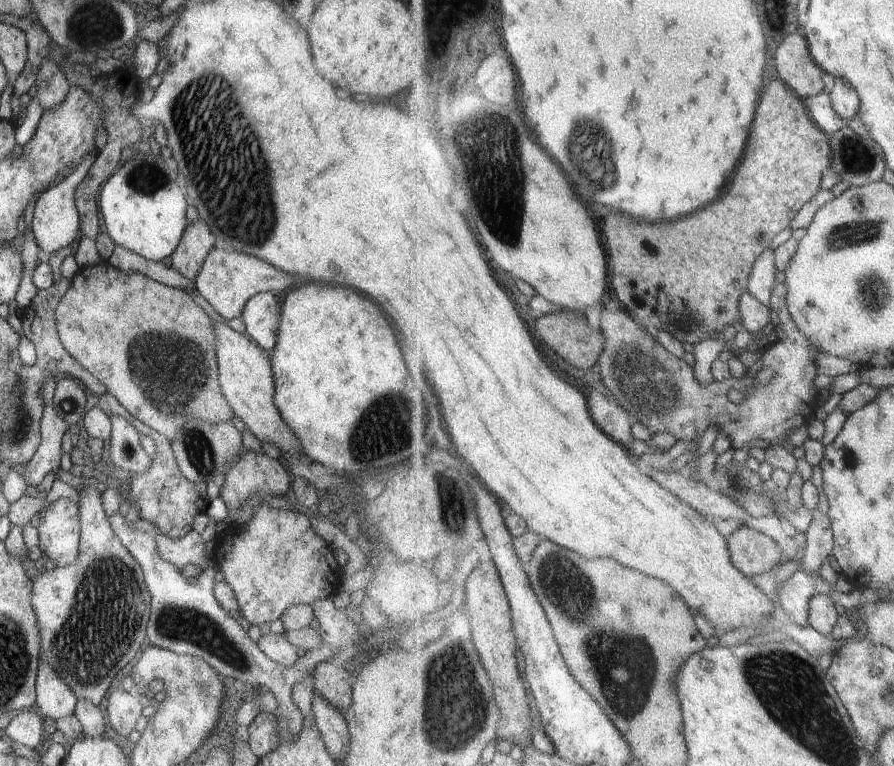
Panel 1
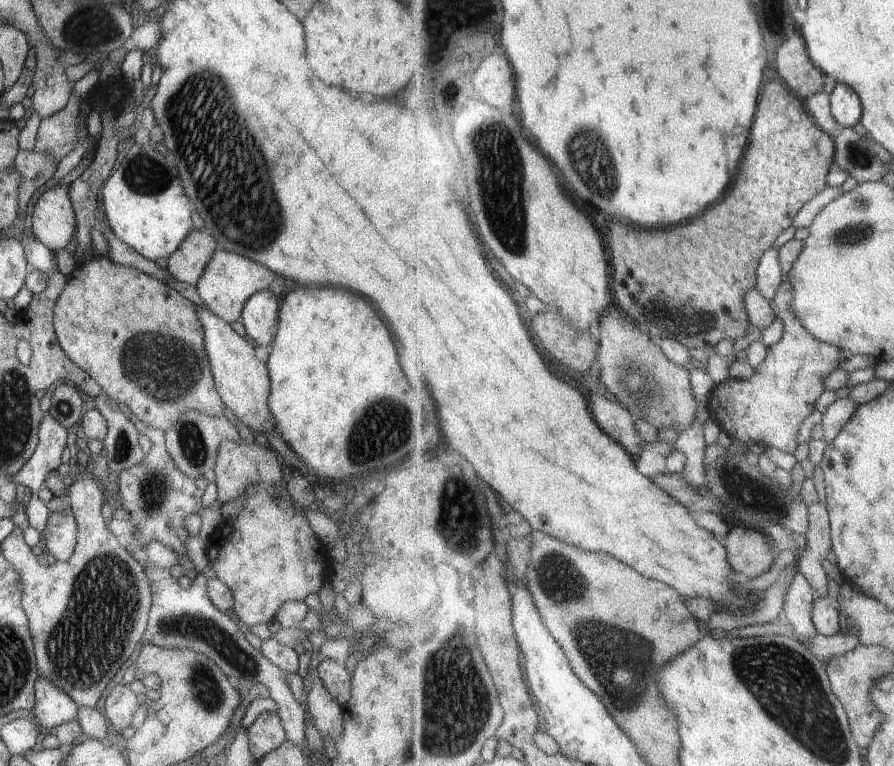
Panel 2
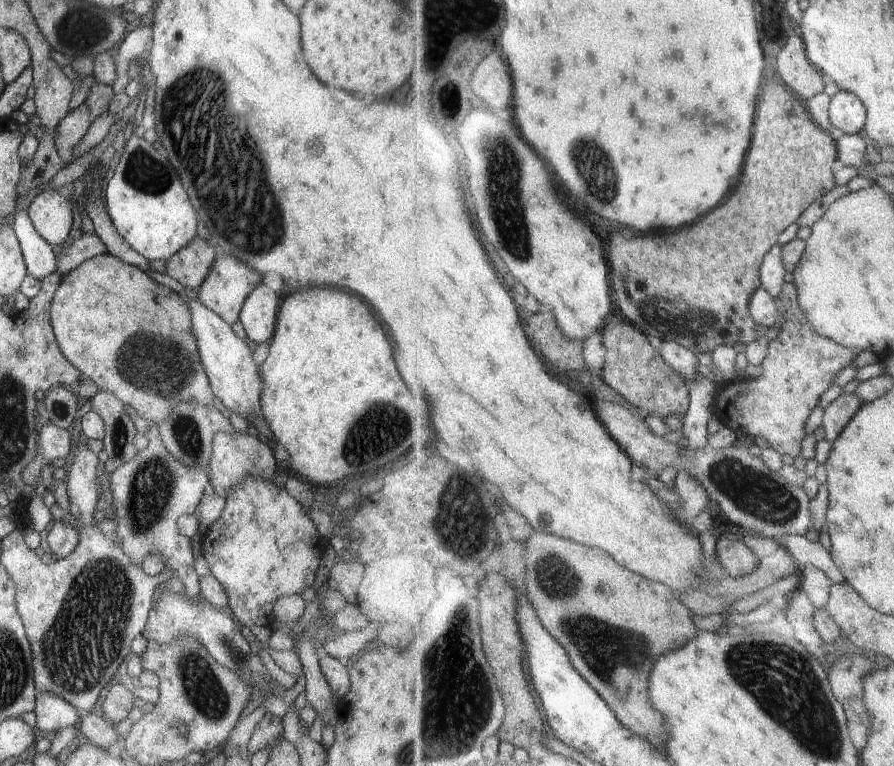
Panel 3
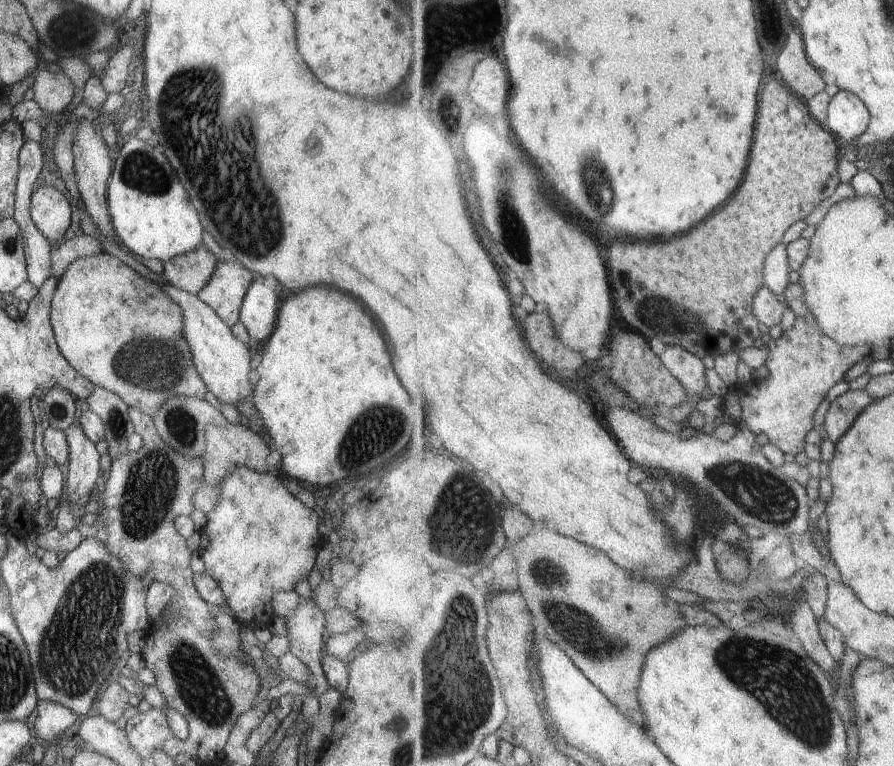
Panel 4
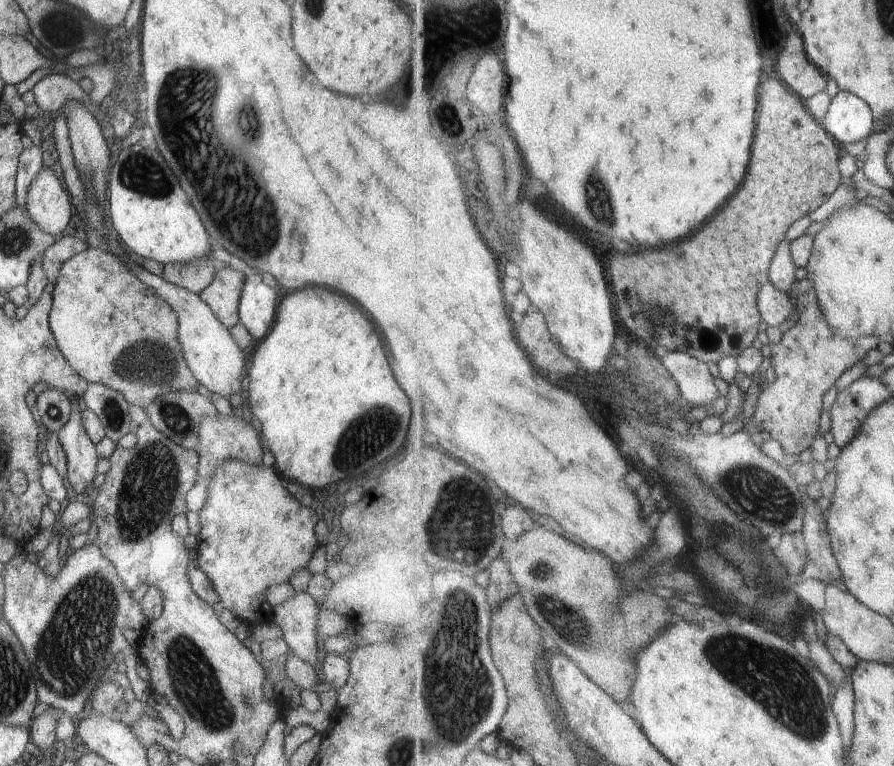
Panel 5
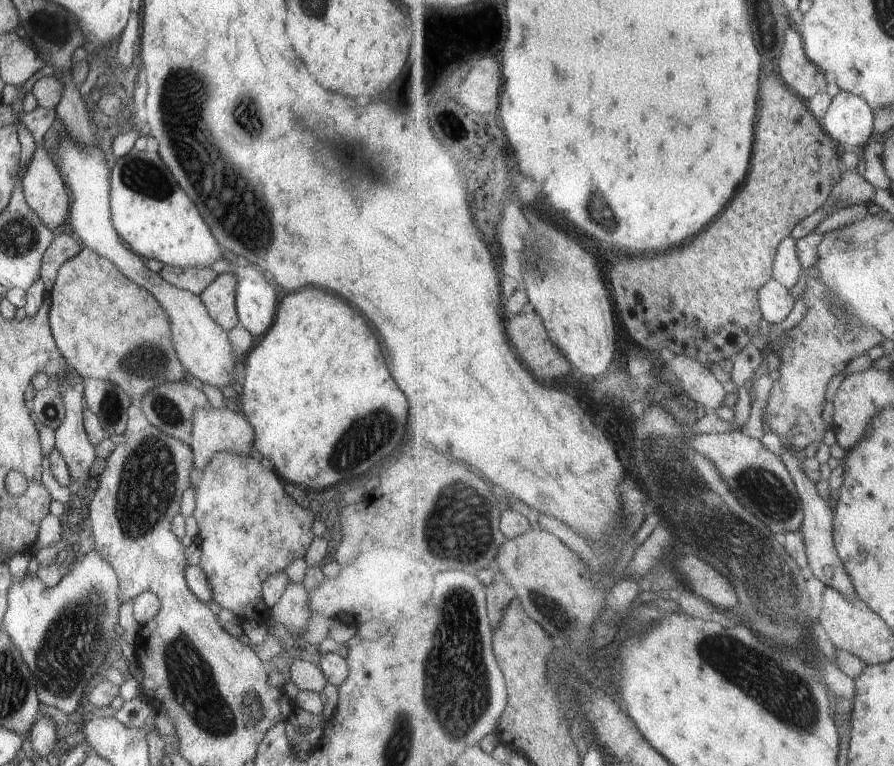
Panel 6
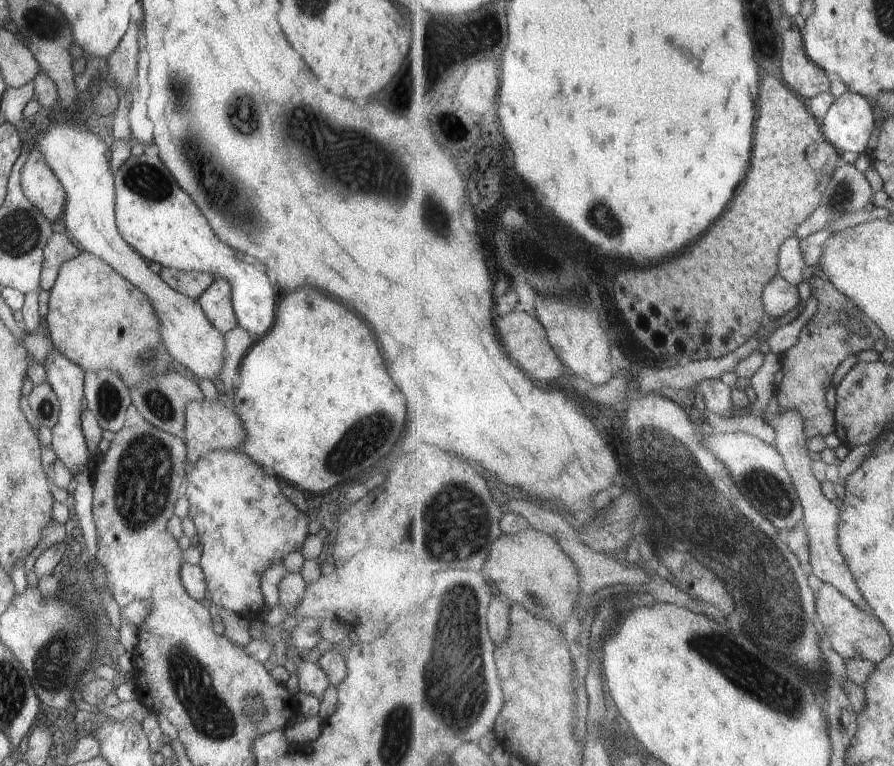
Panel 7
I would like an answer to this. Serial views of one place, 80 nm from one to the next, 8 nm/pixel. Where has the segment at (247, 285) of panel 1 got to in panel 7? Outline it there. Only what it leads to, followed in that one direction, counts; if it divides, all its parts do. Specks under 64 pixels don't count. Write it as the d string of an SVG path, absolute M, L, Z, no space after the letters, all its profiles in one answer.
M215 278L197 298L207 320L222 335L237 326L230 294L229 283L225 279Z

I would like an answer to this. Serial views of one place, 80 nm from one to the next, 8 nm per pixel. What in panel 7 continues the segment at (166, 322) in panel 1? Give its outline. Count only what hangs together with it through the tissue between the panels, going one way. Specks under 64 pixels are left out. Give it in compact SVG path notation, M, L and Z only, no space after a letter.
M82 251L66 260L59 267L53 286L48 292L44 320L50 341L67 360L78 364L84 371L112 370L129 390L141 383L145 376L148 379L168 370L178 369L175 360L162 343L160 324L150 300L95 255Z

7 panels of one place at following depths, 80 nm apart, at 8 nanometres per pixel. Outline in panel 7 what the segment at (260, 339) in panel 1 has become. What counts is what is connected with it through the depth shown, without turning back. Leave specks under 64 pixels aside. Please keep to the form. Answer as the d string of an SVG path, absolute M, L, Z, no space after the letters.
M129 155L114 171L114 215L115 224L121 238L135 249L147 262L157 262L162 267L171 267L178 271L195 271L212 274L213 278L225 279L230 286L232 309L237 325L251 333L254 338L265 334L274 321L275 296L273 285L269 284L265 270L255 270L249 264L237 262L227 246L223 246L215 234L211 232L209 224L195 208L191 198L179 190L167 167L160 158L153 155Z

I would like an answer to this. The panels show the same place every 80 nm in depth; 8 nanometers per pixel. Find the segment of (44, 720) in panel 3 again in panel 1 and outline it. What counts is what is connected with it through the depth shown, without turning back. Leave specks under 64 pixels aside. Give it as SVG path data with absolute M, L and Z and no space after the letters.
M44 660L38 661L38 671L34 682L36 694L34 710L43 718L57 720L67 714L72 714L76 696L71 689L60 680Z

